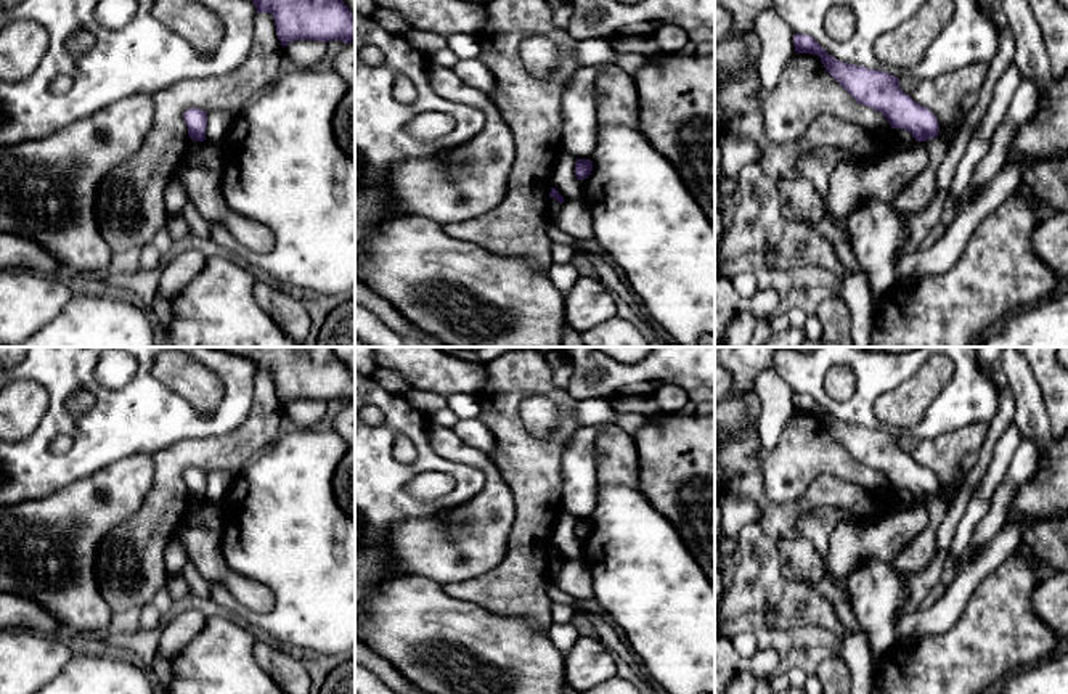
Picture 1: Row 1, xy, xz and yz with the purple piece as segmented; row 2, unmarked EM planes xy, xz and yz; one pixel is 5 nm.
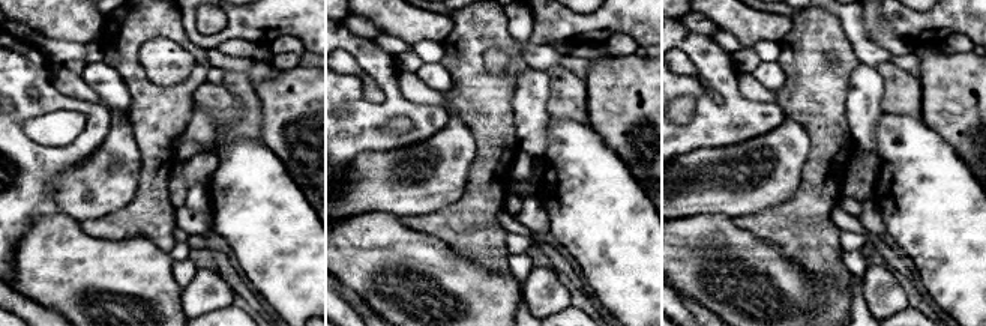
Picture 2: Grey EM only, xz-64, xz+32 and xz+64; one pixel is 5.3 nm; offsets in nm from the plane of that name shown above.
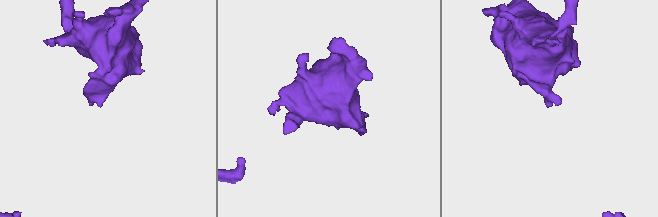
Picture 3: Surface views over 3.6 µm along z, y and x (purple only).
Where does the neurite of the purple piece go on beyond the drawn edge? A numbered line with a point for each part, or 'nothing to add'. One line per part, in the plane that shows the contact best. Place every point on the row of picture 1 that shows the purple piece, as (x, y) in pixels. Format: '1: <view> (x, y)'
nothing to add

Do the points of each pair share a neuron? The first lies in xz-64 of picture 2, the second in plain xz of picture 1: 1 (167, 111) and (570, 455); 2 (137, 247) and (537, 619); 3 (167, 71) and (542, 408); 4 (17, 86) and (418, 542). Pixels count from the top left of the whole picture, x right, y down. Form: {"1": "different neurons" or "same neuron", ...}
{"1": "different neurons", "2": "different neurons", "3": "same neuron", "4": "different neurons"}

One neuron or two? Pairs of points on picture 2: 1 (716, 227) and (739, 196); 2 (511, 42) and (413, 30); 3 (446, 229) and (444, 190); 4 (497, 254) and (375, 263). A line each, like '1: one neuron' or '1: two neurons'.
1: two neurons
2: two neurons
3: two neurons
4: two neurons

